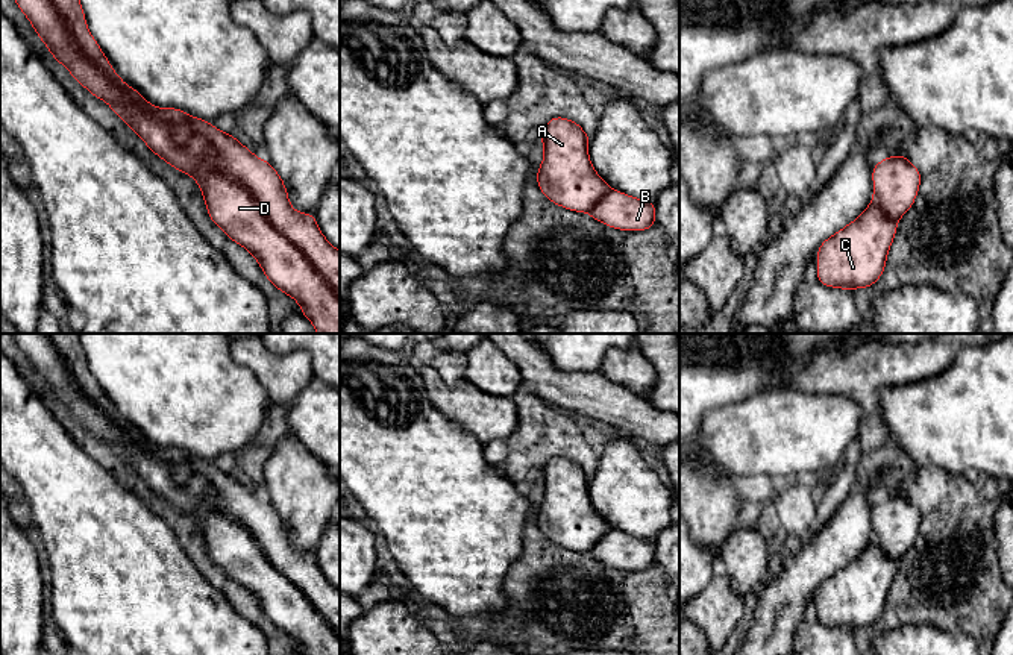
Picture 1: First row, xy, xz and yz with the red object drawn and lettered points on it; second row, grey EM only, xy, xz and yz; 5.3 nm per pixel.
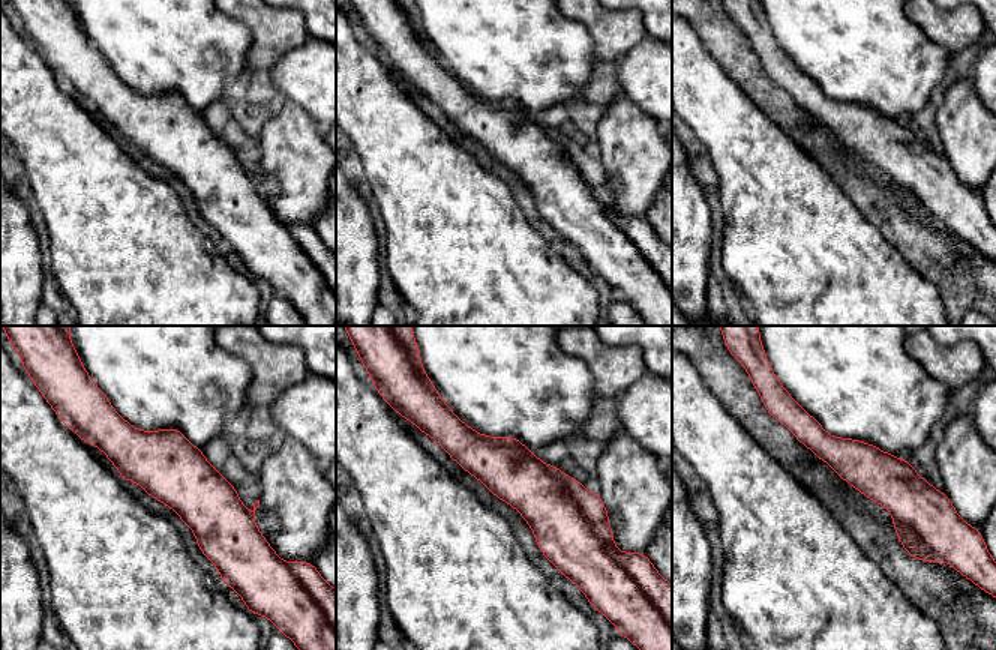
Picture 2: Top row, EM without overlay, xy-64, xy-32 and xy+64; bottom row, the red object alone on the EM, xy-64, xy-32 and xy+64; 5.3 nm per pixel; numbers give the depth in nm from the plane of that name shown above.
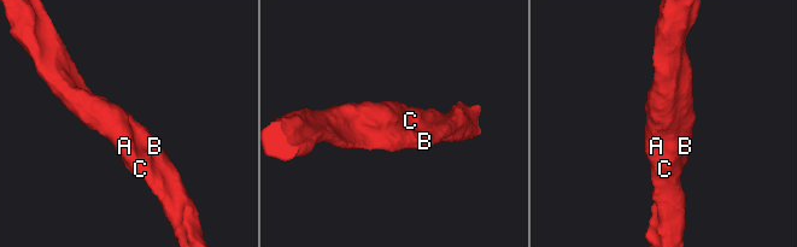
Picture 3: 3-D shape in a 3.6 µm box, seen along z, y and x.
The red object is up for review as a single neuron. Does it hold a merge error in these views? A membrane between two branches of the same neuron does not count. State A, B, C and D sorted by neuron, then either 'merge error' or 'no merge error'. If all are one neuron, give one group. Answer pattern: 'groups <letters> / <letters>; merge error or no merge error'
groups A B C D; no merge error

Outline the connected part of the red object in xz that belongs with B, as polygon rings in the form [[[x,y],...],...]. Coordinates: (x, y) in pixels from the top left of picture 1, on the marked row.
[[[564,117],[550,118],[540,139],[544,156],[537,170],[540,191],[569,211],[588,212],[594,221],[620,230],[648,230],[655,223],[655,203],[611,190],[588,158],[590,136]]]

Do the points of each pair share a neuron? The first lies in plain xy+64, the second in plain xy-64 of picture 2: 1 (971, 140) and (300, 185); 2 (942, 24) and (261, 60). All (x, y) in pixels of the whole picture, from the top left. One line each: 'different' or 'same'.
1: same
2: same

